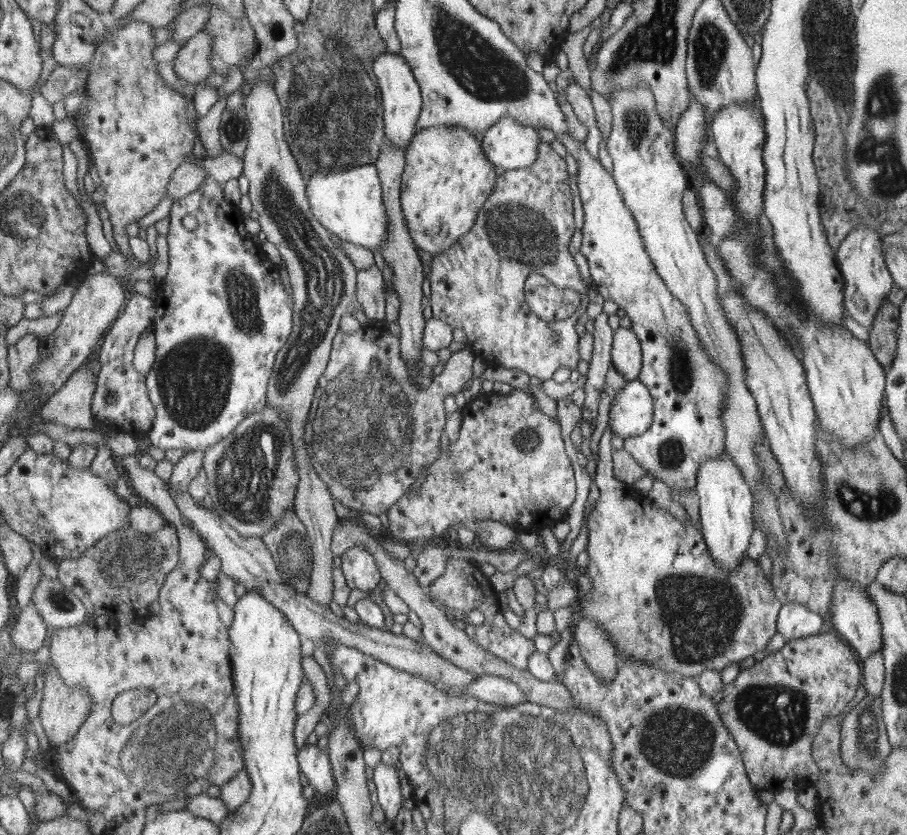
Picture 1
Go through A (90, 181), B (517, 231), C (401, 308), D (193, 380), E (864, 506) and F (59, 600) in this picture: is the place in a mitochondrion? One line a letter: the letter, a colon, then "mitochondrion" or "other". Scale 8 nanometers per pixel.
A: other
B: mitochondrion
C: other
D: mitochondrion
E: mitochondrion
F: mitochondrion

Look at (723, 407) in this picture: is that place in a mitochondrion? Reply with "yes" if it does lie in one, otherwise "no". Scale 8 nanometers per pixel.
no

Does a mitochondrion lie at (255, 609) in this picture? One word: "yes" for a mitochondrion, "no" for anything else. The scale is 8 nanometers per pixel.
no

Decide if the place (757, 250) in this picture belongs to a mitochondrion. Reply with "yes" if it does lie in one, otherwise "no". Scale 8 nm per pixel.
no

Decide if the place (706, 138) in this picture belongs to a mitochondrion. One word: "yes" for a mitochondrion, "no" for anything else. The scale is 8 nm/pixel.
no

